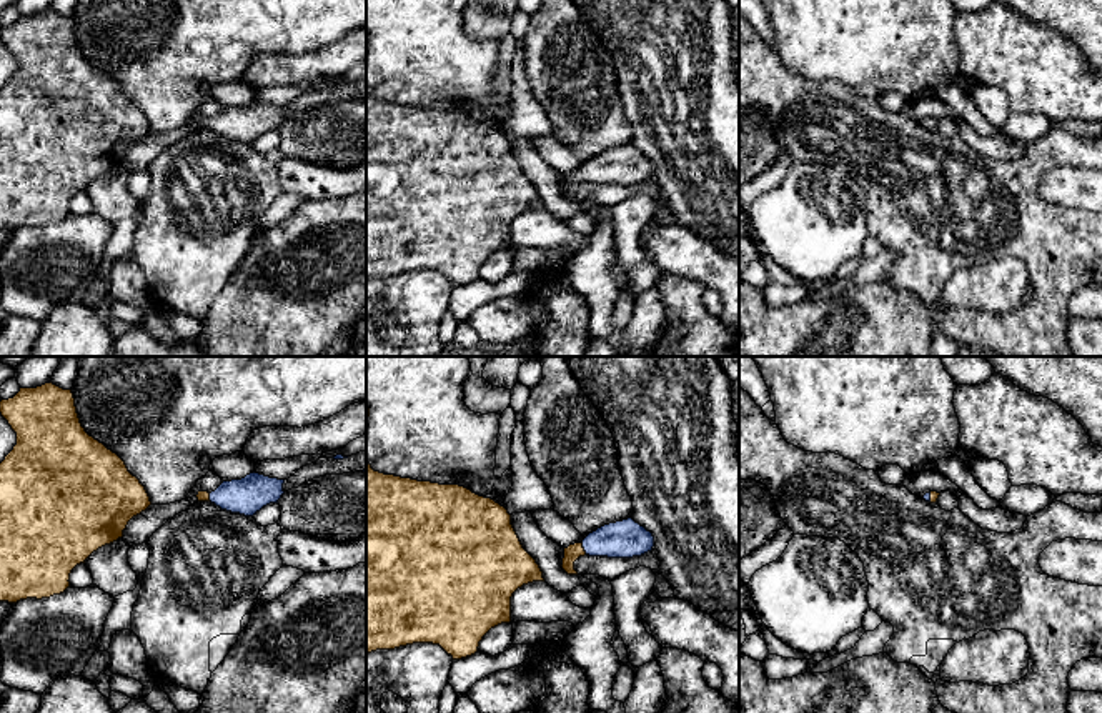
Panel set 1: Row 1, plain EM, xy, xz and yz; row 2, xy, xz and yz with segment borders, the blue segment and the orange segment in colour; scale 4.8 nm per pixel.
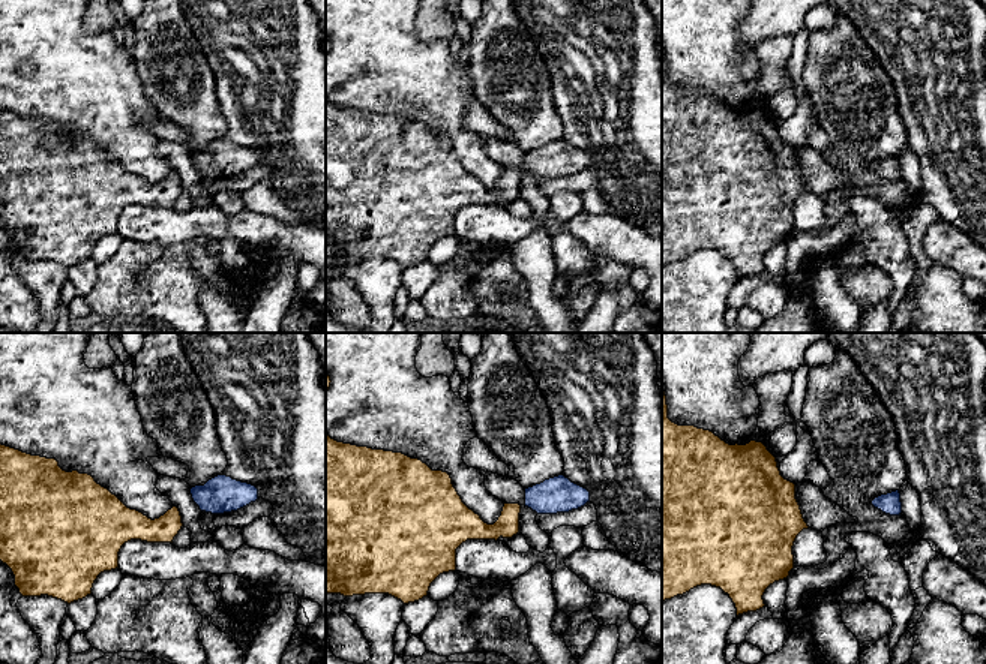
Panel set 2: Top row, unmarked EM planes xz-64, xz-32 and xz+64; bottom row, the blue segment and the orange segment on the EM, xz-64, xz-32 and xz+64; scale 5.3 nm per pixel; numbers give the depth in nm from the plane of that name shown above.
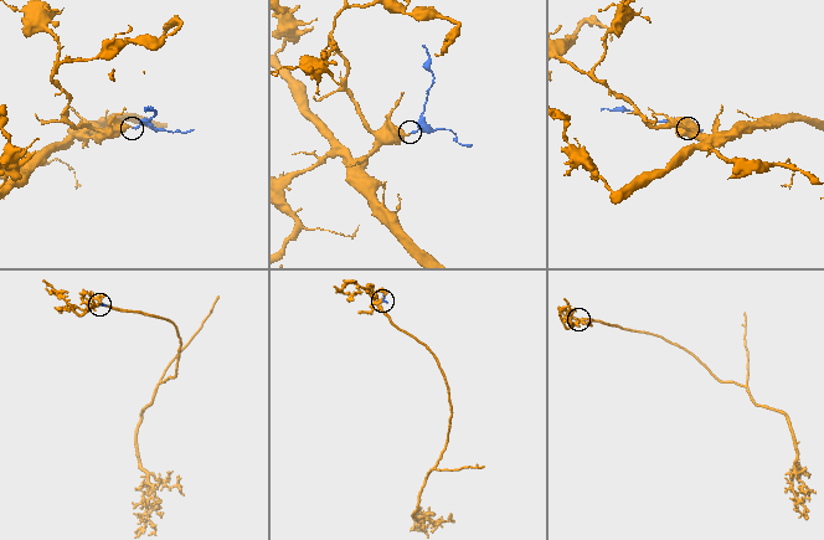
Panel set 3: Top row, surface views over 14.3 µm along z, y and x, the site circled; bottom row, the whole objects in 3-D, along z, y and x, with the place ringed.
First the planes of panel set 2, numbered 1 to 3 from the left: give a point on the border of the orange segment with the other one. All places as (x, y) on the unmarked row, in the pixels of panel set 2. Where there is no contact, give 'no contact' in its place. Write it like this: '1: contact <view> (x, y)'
1: no contact
2: no contact
3: no contact

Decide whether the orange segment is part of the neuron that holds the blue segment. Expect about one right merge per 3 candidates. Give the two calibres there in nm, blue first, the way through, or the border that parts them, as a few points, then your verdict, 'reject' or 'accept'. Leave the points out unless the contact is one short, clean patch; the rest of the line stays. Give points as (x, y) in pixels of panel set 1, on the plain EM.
calibres 180 and 80 nm; way xz (626, 165), (583, 174), (573, 179); accept

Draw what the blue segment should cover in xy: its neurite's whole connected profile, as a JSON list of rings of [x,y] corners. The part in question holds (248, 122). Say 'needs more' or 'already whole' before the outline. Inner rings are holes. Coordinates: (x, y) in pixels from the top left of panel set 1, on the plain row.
needs more; [[[250,100],[241,107],[223,108],[215,118],[198,118],[198,128],[211,128],[221,137],[245,143],[256,142],[263,133],[278,130],[285,107]]]

